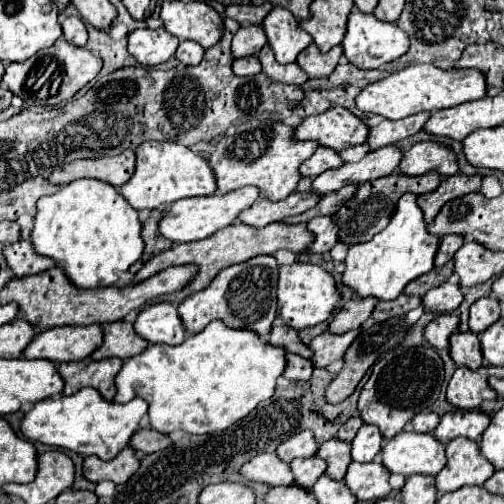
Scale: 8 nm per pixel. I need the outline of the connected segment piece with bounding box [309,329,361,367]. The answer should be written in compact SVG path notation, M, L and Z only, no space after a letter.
M353 329L353 331L347 331L343 335L333 335L333 333L327 333L327 331L317 335L309 343L309 347L315 353L313 359L311 359L313 365L315 367L327 367L337 359L343 359L343 353L349 349L351 341L355 341L355 337L359 333L361 333L361 329Z

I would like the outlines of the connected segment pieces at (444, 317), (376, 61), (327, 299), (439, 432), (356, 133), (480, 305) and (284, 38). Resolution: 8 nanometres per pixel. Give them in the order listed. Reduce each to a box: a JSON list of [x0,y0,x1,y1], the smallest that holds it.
[[425,313,459,349],[341,9,409,69],[277,263,341,329],[433,411,489,443],[295,107,369,151],[469,297,501,333],[263,7,311,63]]

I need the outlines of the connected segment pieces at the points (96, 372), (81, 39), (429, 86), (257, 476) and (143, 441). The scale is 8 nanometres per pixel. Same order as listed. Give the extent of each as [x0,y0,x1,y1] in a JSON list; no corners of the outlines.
[[57,357,123,399],[61,17,87,47],[355,63,487,119],[239,453,293,485],[131,429,171,453]]

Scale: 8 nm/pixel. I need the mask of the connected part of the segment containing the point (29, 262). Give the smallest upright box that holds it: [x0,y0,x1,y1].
[3,241,55,277]

